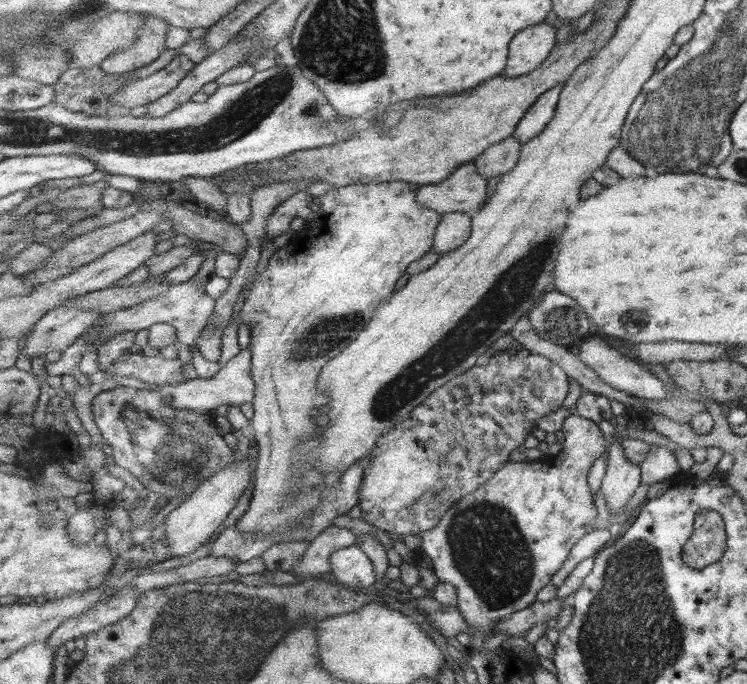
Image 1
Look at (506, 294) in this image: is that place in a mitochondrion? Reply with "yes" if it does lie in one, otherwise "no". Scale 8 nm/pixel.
yes

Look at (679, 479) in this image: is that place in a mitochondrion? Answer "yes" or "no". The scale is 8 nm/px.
no

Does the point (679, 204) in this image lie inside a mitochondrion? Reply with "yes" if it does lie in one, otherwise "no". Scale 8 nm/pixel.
no

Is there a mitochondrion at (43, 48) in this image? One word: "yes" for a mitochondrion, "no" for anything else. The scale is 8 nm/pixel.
yes

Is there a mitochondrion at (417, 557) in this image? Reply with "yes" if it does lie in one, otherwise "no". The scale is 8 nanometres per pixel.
no

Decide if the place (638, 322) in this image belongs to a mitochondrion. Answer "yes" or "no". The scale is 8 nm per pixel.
no

